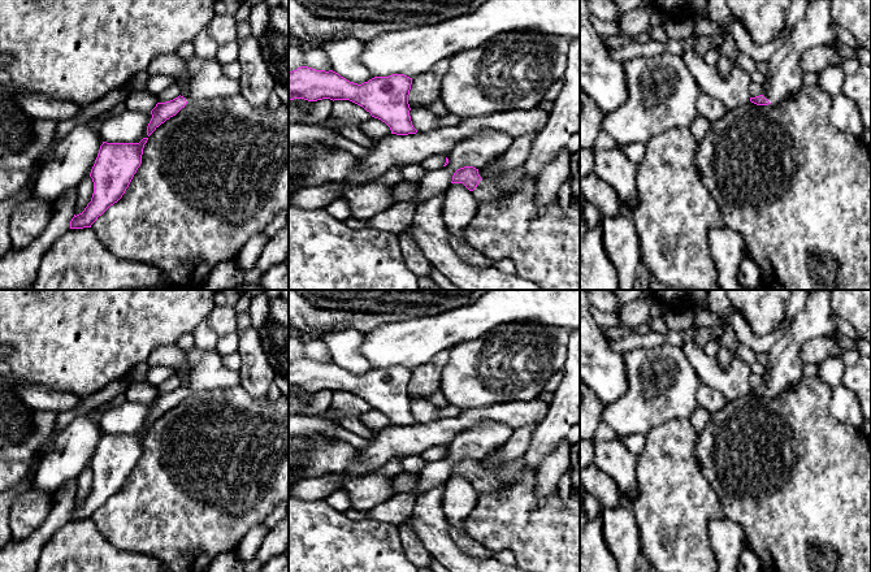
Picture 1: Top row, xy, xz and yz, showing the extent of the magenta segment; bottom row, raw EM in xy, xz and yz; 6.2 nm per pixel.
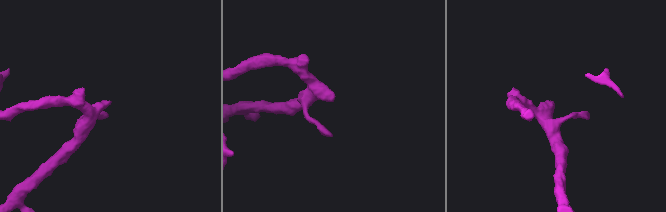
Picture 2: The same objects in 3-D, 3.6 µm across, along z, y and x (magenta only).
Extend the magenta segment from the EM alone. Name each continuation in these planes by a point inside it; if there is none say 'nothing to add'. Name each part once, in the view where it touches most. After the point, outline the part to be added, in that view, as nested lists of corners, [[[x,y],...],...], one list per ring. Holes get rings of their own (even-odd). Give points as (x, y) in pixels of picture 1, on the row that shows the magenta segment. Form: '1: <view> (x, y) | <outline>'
1: xz (490, 190) | [[[499,178],[481,179],[472,195],[478,205],[485,203],[499,202],[508,196],[506,191],[507,182]]]

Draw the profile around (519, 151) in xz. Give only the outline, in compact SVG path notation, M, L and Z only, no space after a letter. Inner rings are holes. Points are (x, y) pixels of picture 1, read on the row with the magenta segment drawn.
M529 133L517 138L514 138L514 143L498 159L493 160L493 165L490 168L478 169L478 174L481 178L485 176L493 176L497 173L507 172L512 168L521 166L532 150L533 140L538 133Z

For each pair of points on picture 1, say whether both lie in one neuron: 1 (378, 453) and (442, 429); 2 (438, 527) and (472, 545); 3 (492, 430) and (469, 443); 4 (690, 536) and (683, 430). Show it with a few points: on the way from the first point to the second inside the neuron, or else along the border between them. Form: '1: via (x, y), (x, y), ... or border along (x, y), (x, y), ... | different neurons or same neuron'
1: via (394, 442), (408, 441), (427, 434) | same neuron
2: border along (447, 525), (453, 541), (471, 555) | different neurons
3: via (486, 436), (475, 443) | same neuron
4: via (683, 510), (683, 456) | same neuron

